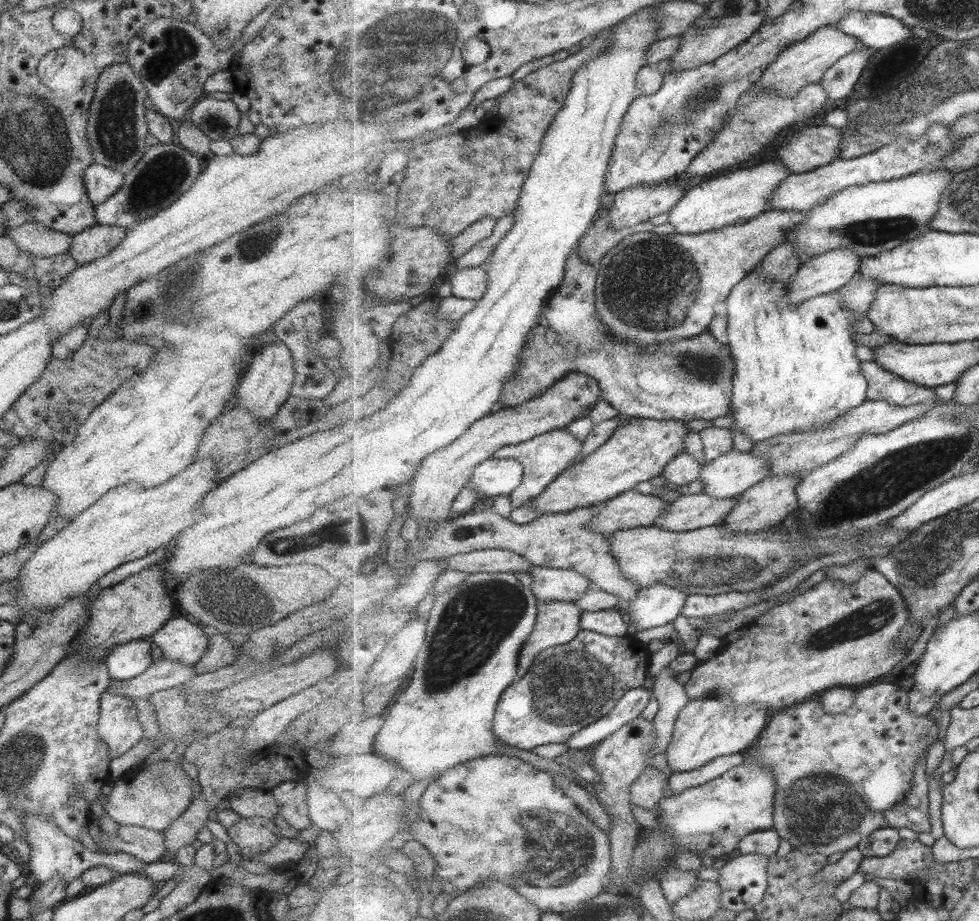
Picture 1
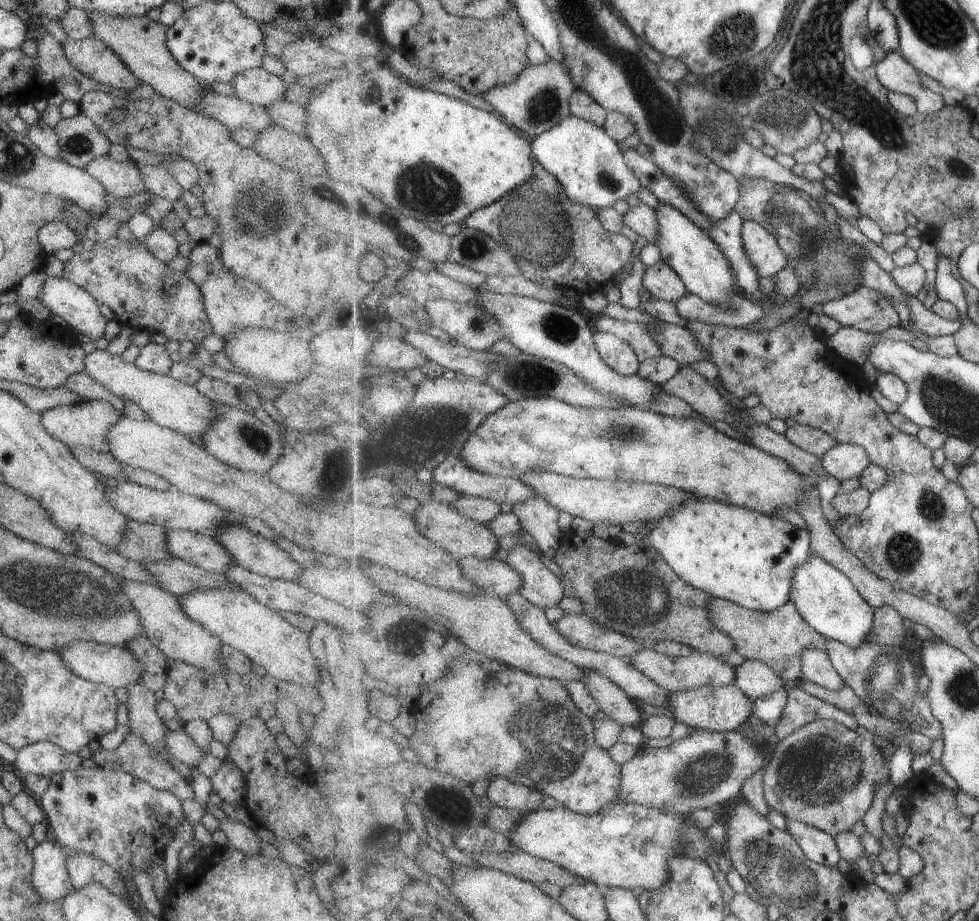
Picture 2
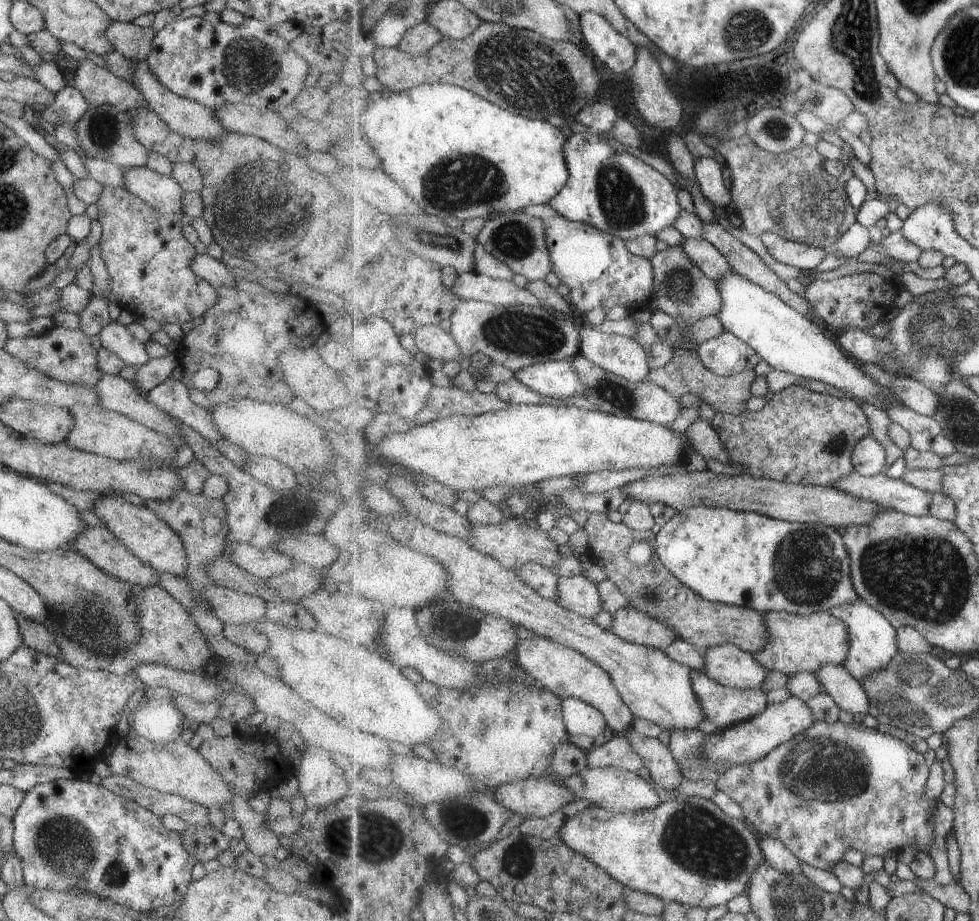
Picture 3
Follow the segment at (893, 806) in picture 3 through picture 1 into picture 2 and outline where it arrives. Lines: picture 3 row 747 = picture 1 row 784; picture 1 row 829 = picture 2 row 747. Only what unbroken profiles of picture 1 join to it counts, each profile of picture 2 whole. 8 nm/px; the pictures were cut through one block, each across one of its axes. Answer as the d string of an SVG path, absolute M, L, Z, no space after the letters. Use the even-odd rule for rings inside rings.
M814 720L812 723L800 727L797 731L778 741L771 758L769 758L766 766L766 774L764 775L764 790L768 806L778 811L786 819L795 820L807 825L813 826L818 830L827 832L830 836L837 837L841 834L850 832L856 822L864 821L867 812L871 810L876 798L876 791L880 785L885 785L891 780L891 764L888 758L884 756L883 750L873 740L873 736L859 736L855 730L849 730L847 726L834 722L833 720Z

